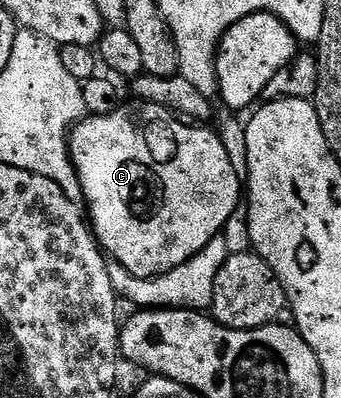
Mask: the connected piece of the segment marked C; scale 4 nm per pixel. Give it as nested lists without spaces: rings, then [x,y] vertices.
[[[135,99],[130,103],[124,103],[119,106],[113,115],[101,115],[100,117],[86,116],[72,130],[70,137],[72,160],[75,162],[75,169],[79,172],[81,187],[83,188],[83,201],[85,202],[86,212],[89,214],[89,224],[95,234],[96,241],[99,242],[99,248],[110,260],[115,261],[129,275],[138,277],[160,277],[193,259],[201,250],[213,240],[214,237],[222,234],[225,223],[236,216],[241,209],[241,179],[237,171],[233,171],[233,163],[229,161],[229,151],[225,149],[225,143],[218,132],[215,133],[211,127],[200,127],[195,123],[188,123],[170,113],[165,107],[145,103]]]

